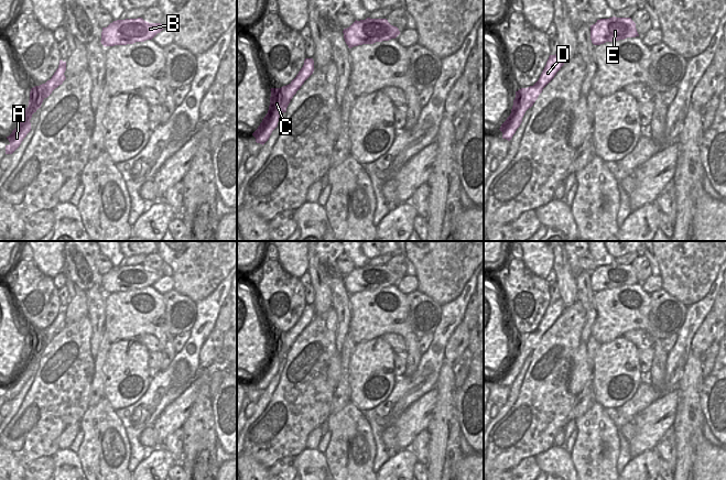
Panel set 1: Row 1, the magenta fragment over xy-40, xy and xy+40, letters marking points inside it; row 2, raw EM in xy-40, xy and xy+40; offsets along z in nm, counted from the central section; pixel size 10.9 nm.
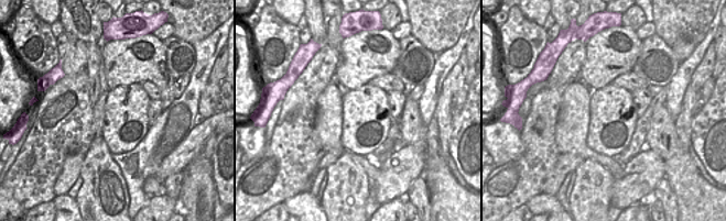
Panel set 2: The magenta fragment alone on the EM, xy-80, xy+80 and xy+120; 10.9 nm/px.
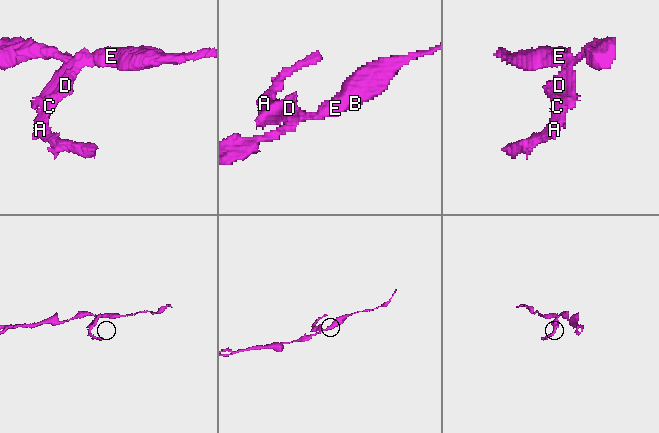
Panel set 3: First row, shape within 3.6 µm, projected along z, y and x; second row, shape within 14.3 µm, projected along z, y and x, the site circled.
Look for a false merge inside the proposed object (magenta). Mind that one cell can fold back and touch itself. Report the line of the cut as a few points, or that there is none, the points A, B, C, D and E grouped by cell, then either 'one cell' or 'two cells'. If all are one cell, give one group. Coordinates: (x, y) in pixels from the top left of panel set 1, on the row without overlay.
cut in xy+40 along (540, 325), (537, 342); A C / B D E; two cells

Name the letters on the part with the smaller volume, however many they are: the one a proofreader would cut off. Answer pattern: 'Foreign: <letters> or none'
Foreign: A, C

